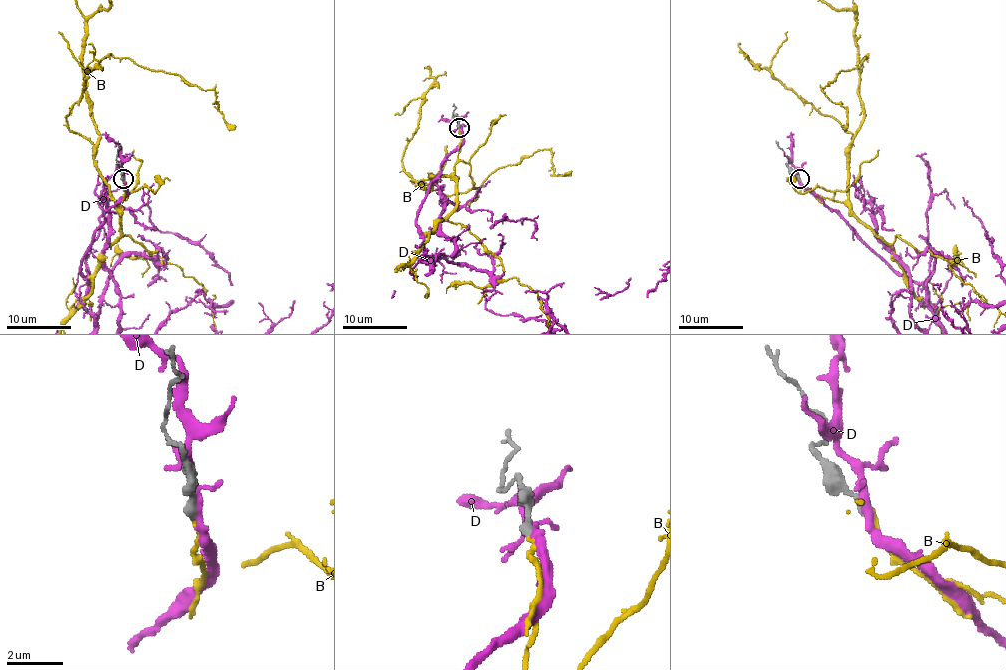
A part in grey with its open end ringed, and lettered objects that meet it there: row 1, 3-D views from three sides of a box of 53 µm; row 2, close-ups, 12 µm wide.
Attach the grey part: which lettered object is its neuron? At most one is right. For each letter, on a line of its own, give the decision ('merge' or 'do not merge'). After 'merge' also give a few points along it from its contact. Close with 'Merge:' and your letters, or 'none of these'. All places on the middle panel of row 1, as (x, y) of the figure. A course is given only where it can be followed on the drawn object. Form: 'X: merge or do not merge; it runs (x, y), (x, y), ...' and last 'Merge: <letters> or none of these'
B: merge
D: do not merge
Merge: B

